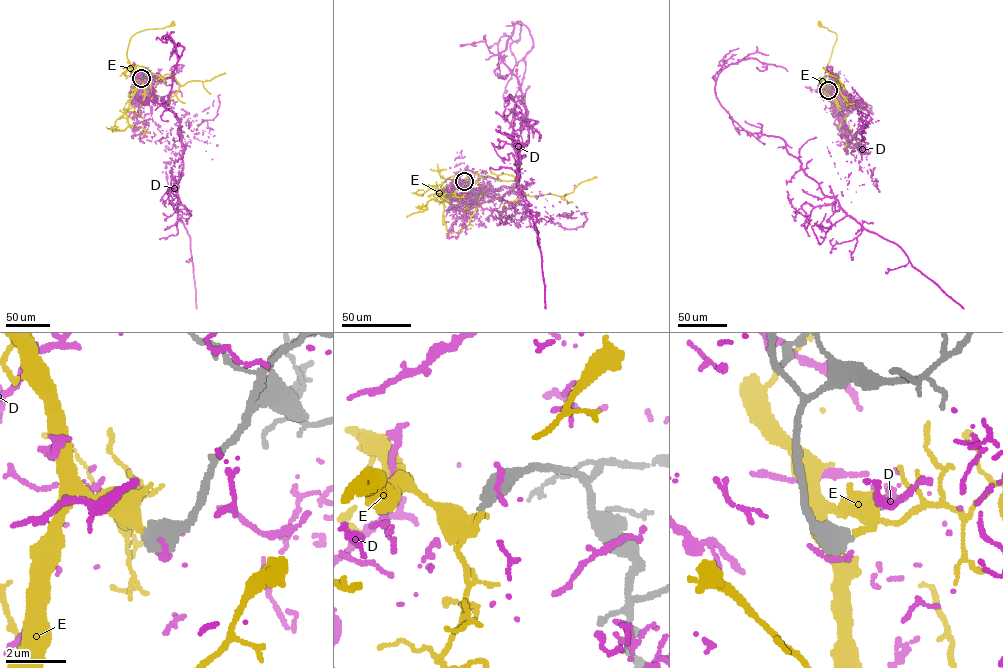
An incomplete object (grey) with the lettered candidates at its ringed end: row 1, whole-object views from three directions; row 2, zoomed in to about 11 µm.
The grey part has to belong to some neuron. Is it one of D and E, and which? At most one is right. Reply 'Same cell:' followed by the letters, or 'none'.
Same cell: E

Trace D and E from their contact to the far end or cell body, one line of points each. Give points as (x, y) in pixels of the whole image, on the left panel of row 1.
D: (142, 79), (181, 126), (178, 182), (180, 121), (164, 105), (184, 48), (169, 60)
E: (141, 78), (126, 54), (131, 37), (140, 31), (172, 24)

